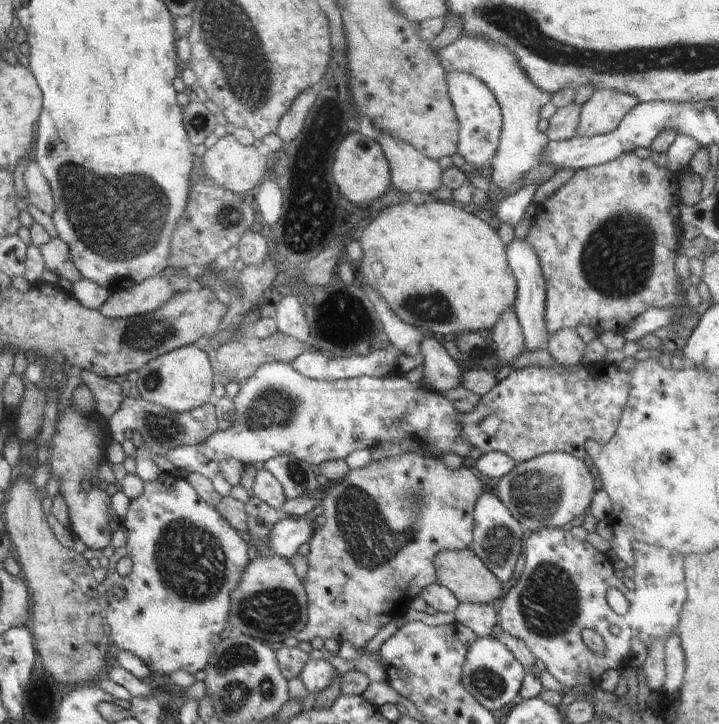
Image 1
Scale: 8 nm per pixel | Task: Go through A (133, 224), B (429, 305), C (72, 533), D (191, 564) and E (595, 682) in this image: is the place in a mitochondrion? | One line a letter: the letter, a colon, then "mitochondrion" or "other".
A: mitochondrion
B: mitochondrion
C: other
D: mitochondrion
E: other

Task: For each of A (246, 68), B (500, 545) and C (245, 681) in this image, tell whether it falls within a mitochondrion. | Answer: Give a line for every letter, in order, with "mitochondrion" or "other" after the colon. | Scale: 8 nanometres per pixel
A: mitochondrion
B: mitochondrion
C: mitochondrion

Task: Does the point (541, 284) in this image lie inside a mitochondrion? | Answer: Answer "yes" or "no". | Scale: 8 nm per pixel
no

